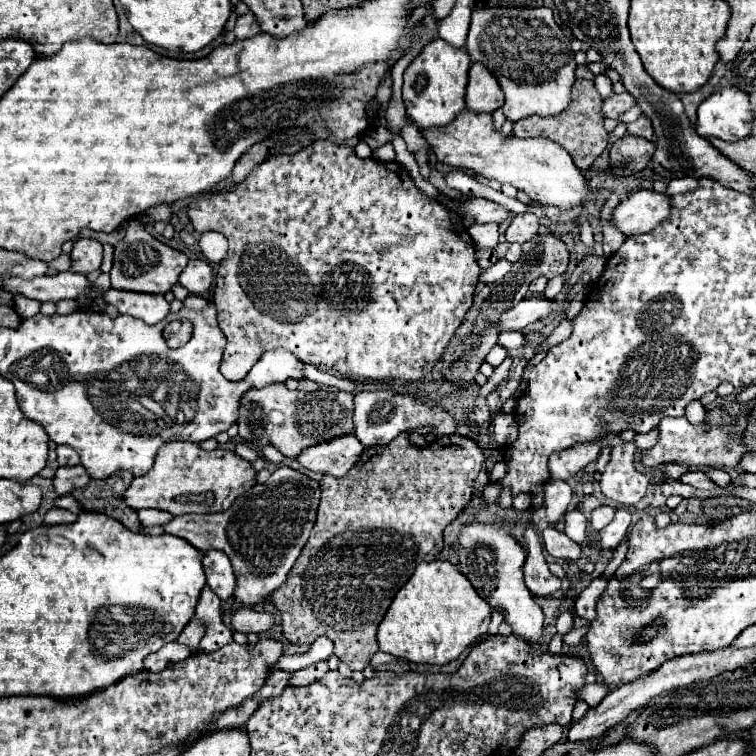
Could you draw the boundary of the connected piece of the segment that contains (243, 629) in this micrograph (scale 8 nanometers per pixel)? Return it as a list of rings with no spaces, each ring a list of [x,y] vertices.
[[[240,607],[230,615],[230,627],[240,633],[264,633],[272,627],[274,619],[264,611],[254,611],[252,607]]]

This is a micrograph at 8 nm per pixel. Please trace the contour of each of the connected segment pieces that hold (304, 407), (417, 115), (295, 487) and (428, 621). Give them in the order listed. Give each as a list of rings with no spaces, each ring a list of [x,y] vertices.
[[[284,383],[250,389],[242,395],[238,407],[238,435],[256,451],[270,443],[282,455],[294,459],[304,447],[352,433],[352,399],[354,395],[344,391],[290,391]]]
[[[440,37],[430,41],[420,51],[420,55],[408,65],[408,69],[404,71],[402,95],[404,95],[408,117],[418,125],[418,129],[446,127],[458,117],[458,113],[464,111],[468,69],[470,69],[470,59],[466,51],[452,47]]]
[[[280,467],[262,485],[254,485],[250,491],[240,495],[228,511],[206,513],[206,515],[180,515],[166,523],[166,533],[178,535],[198,547],[200,551],[220,549],[230,553],[230,561],[236,573],[236,601],[242,605],[256,605],[278,589],[298,559],[320,503],[320,483],[306,477],[292,467]]]
[[[446,559],[422,561],[390,603],[378,627],[378,647],[412,663],[444,665],[486,635],[490,613],[490,605],[482,601],[456,565]]]

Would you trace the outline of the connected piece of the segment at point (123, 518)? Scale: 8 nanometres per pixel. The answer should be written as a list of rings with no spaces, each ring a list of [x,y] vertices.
[[[120,471],[106,479],[92,479],[88,487],[72,491],[72,495],[86,511],[104,513],[112,519],[118,519],[126,529],[138,533],[142,529],[142,523],[136,519],[136,511],[126,507],[124,503],[124,491],[128,489],[132,479],[134,477],[130,475],[130,471]]]

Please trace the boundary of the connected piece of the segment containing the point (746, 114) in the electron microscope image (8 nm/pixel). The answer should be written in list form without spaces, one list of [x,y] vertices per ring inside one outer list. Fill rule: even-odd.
[[[736,87],[718,89],[698,107],[696,131],[702,137],[718,137],[722,141],[740,141],[750,135],[752,113],[748,95]]]

